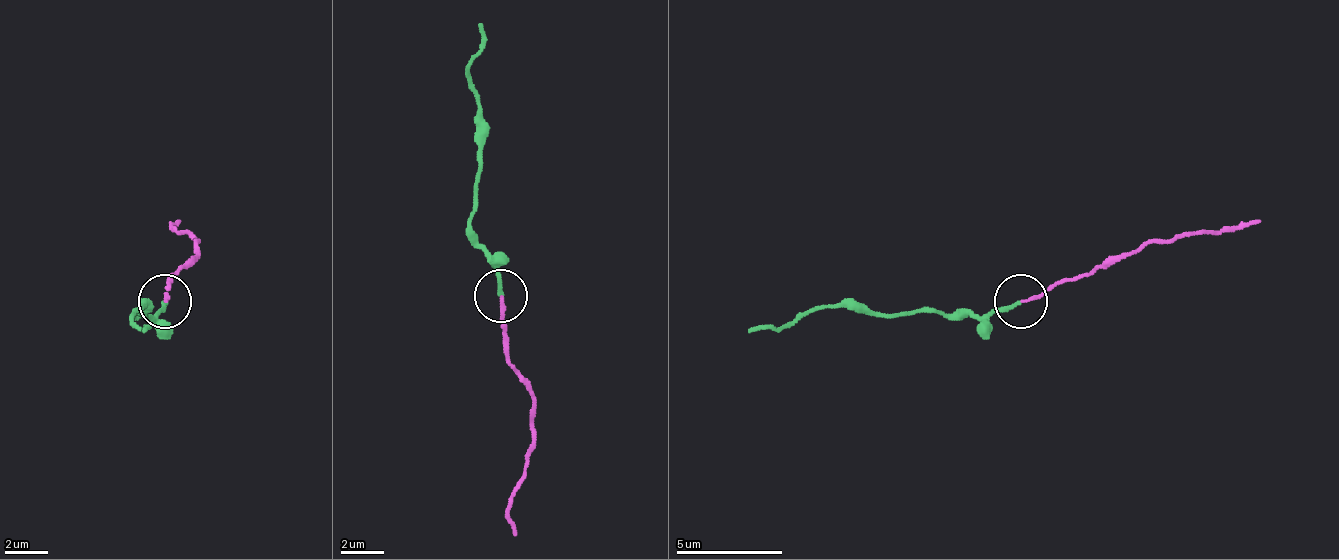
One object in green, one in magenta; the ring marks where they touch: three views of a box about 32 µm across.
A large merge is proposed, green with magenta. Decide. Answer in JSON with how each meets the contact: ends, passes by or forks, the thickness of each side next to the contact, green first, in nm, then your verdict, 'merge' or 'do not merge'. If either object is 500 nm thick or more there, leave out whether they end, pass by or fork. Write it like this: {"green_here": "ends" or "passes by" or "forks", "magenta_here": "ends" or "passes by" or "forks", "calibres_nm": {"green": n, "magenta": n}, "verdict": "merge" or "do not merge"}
{"green_here": "ends", "magenta_here": "ends", "calibres_nm": {"green": 190, "magenta": 160}, "verdict": "merge"}

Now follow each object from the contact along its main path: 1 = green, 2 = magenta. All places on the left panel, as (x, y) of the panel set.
1: (163, 302), (158, 313), (137, 318), (142, 308), (131, 318), (147, 329), (142, 334)
2: (163, 302), (174, 276), (195, 254), (195, 244), (174, 228), (179, 222)

